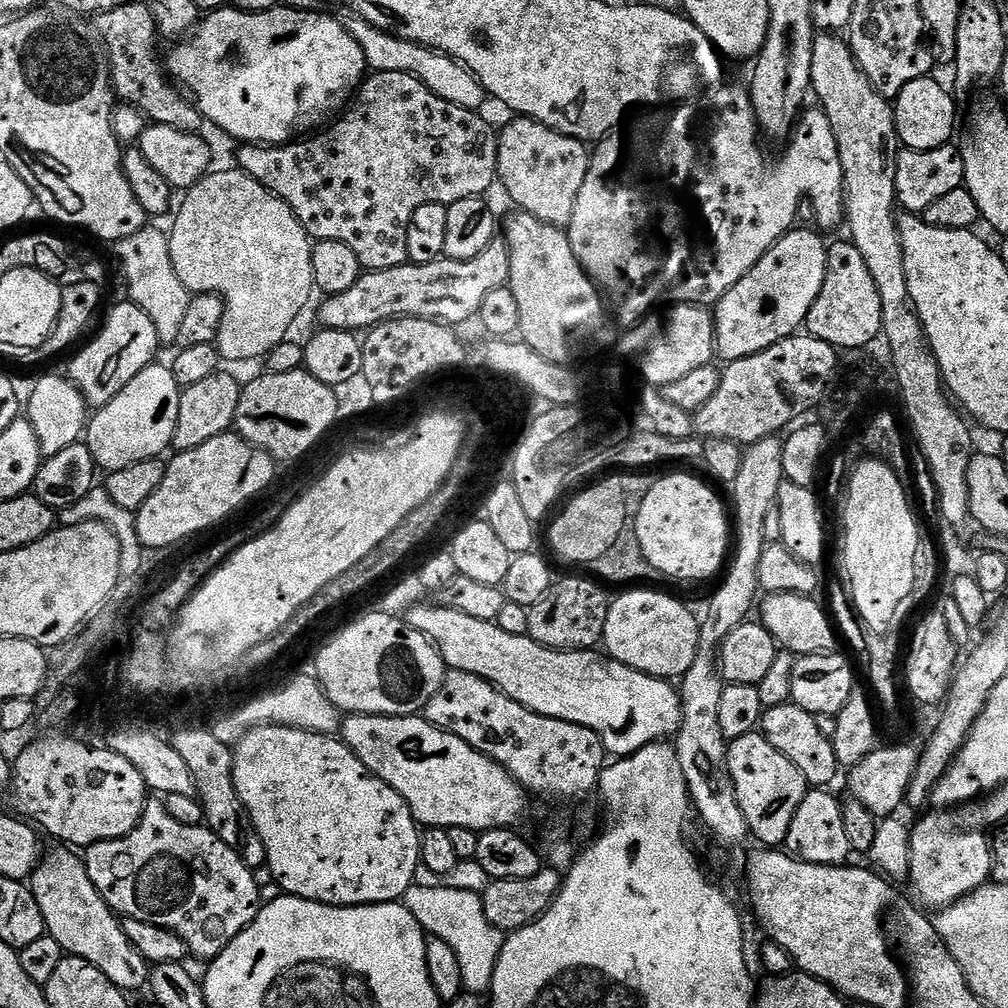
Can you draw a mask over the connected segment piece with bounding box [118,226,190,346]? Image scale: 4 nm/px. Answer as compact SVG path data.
M146 226L141 232L136 232L130 238L119 241L118 248L120 248L120 260L124 263L124 276L128 279L128 292L132 295L129 296L131 303L139 306L152 319L156 332L165 345L175 345L176 335L182 326L182 318L186 318L186 306L190 299L190 293L188 287L178 278L172 265L168 236L152 226Z

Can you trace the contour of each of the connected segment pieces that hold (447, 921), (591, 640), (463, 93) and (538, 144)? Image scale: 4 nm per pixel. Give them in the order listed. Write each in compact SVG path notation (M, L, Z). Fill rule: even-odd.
M413 883L408 893L402 898L404 907L414 914L416 921L423 926L428 936L437 936L458 954L458 966L462 966L464 992L484 994L492 987L494 970L502 954L506 939L501 932L486 918L484 898L479 891L471 892L468 888L435 888L432 884Z
M580 576L557 579L552 589L528 609L528 635L542 646L559 652L587 652L595 649L604 638L610 596L603 592L605 589L595 579L592 580L583 580Z
M355 14L349 17L349 20L346 20L348 33L362 46L365 65L372 72L405 72L418 78L444 101L454 102L455 105L472 111L477 111L487 100L488 95L483 86L459 61L437 52L434 48L425 48L423 44L401 40L391 32L375 28L373 24L368 24Z
M528 117L507 121L497 137L497 179L515 207L547 224L566 226L572 221L574 206L589 170L591 155L587 145L562 135Z

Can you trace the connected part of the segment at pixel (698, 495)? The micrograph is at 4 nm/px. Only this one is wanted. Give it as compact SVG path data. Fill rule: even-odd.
M684 472L662 477L645 494L640 509L634 512L634 531L642 546L642 554L646 554L650 566L654 566L654 570L658 570L664 578L673 576L676 580L708 580L711 576L719 577L730 552L730 516L724 513L723 502L716 497L710 485Z

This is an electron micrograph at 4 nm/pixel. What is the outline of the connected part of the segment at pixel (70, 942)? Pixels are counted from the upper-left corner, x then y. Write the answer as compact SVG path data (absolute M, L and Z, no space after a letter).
M56 846L53 852L45 851L36 866L35 872L30 877L30 887L34 898L38 902L38 910L42 910L47 935L52 936L54 942L58 942L58 946L62 946L65 954L82 958L93 964L98 970L102 970L102 974L106 974L106 978L110 978L110 982L117 984L121 990L140 988L143 984L145 987L150 980L148 961L128 939L117 913L113 912L106 901L98 894L94 882L90 882L87 863L81 857L79 860L75 855L79 856L75 851L64 846Z

